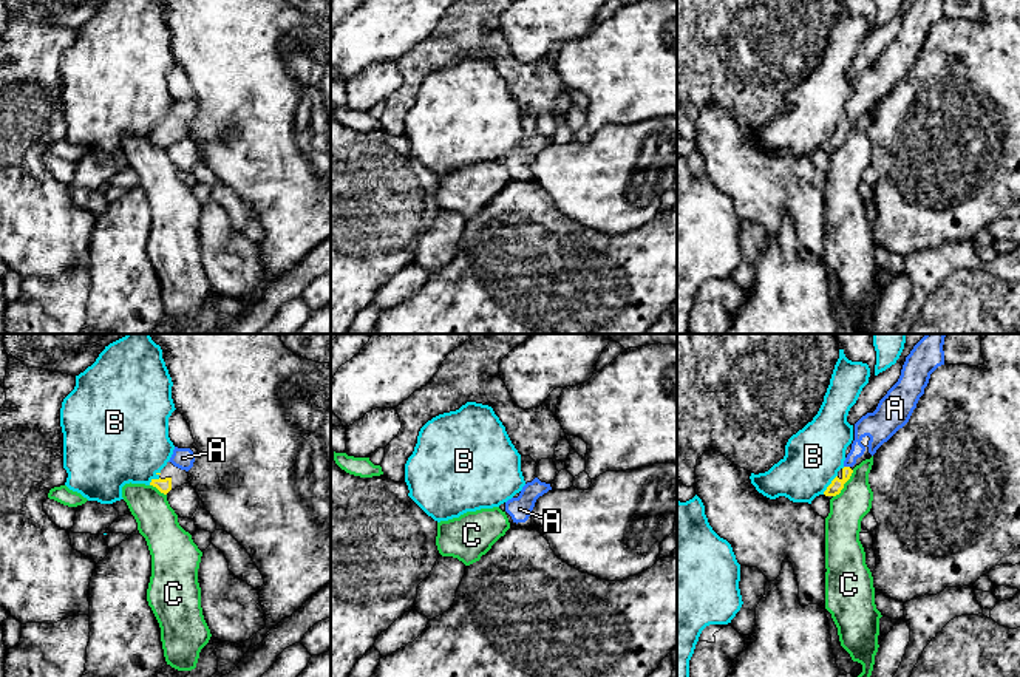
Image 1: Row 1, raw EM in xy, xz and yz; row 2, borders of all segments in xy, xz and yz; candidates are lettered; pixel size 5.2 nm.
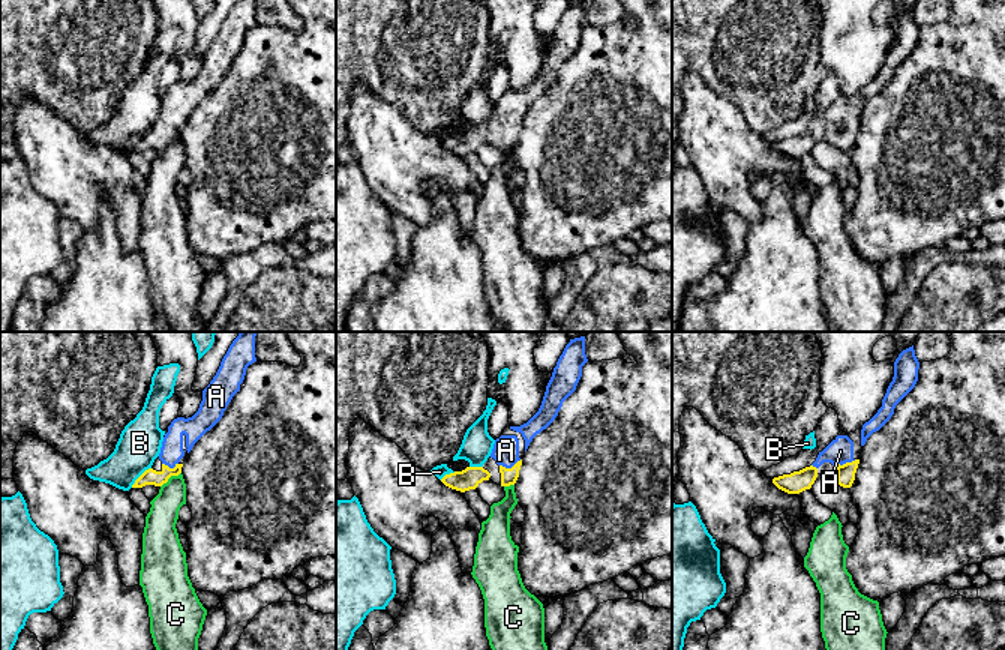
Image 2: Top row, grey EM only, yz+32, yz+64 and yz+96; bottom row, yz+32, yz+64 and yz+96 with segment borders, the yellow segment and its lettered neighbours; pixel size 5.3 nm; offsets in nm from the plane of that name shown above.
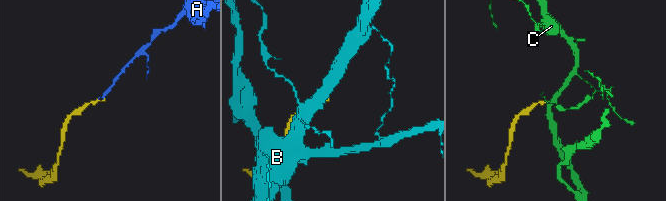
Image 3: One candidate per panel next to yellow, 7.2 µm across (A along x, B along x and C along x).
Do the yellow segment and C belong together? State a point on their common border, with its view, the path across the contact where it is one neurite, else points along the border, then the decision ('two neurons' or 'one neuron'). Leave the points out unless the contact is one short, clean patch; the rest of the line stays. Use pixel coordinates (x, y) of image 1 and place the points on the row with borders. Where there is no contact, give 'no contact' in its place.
contact yz (844, 483); border yz (853, 470), (844, 487), (833, 496); two neurons

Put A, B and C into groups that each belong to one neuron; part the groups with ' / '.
A / B / C

